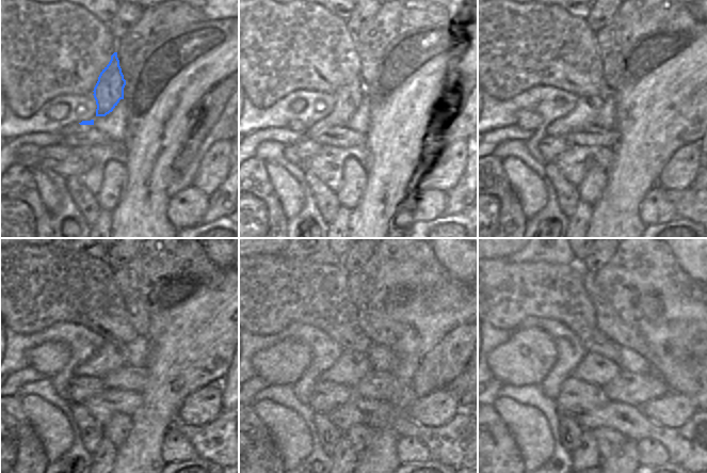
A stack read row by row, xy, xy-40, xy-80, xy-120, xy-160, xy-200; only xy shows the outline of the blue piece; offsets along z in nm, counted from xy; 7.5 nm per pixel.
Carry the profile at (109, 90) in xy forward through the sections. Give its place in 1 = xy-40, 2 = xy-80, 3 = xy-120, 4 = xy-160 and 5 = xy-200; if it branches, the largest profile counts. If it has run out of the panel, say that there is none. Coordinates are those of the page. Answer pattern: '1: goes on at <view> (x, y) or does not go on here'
1: goes on at xy-40 (349, 96)
2: goes on at xy-80 (587, 109)
3: goes on at xy-120 (112, 355)
4: goes on at xy-160 (352, 366)
5: goes on at xy-200 (594, 368)

